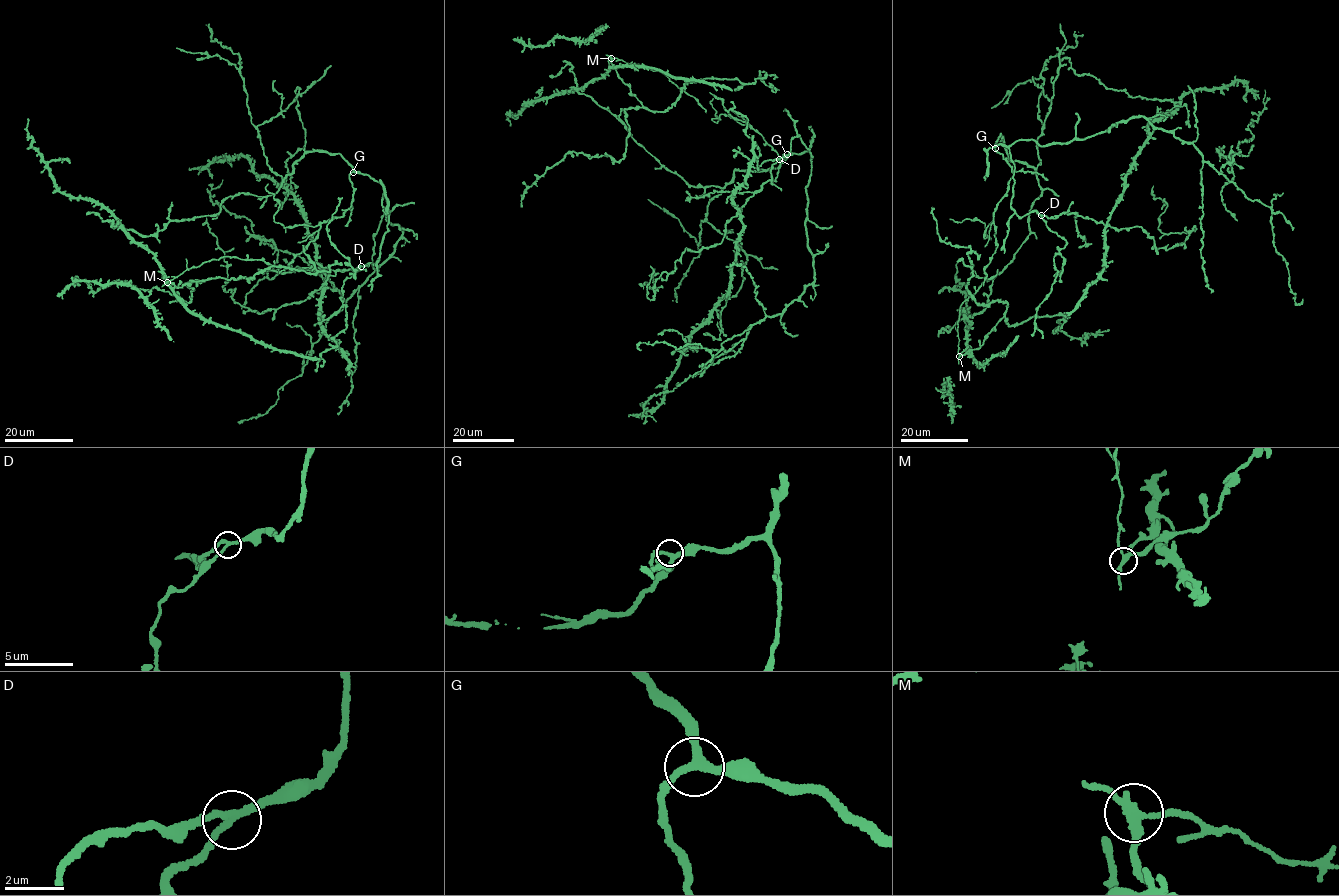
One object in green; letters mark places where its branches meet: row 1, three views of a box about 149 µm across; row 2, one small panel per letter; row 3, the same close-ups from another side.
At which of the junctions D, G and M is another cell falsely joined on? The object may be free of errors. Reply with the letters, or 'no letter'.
M

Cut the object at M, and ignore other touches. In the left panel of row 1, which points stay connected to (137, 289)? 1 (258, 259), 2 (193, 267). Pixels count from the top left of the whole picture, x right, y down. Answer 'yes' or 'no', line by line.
1: no
2: no

